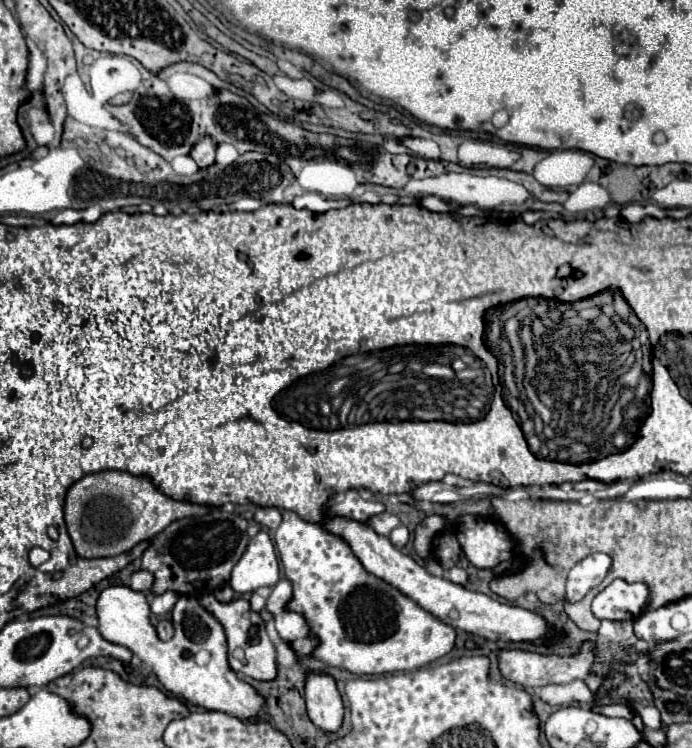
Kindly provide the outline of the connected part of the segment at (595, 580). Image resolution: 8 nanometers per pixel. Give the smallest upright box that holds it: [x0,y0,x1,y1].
[566,554,612,602]

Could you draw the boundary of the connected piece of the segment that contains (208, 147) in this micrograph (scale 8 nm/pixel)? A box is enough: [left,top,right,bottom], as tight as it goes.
[190,136,216,168]

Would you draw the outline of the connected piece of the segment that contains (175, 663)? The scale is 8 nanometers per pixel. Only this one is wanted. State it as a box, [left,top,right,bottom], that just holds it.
[96,586,264,718]

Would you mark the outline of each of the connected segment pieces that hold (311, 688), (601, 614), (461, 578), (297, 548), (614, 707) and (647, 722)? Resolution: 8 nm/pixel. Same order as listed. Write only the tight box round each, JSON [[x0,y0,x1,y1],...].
[[306,672,344,732],[592,580,650,620],[444,566,468,586],[274,510,456,674],[592,704,634,720],[630,702,662,730]]

